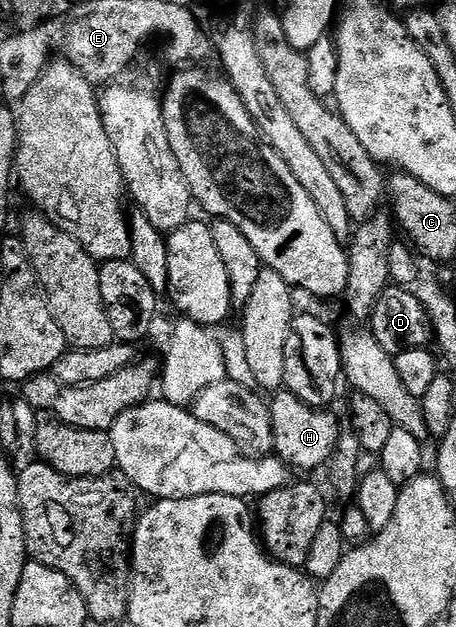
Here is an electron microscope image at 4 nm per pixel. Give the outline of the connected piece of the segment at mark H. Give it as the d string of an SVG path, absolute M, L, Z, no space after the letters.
M285 389L279 390L269 400L268 406L274 434L273 454L294 469L297 467L325 468L336 449L340 434L338 419L333 415L333 410L310 407L300 397Z

